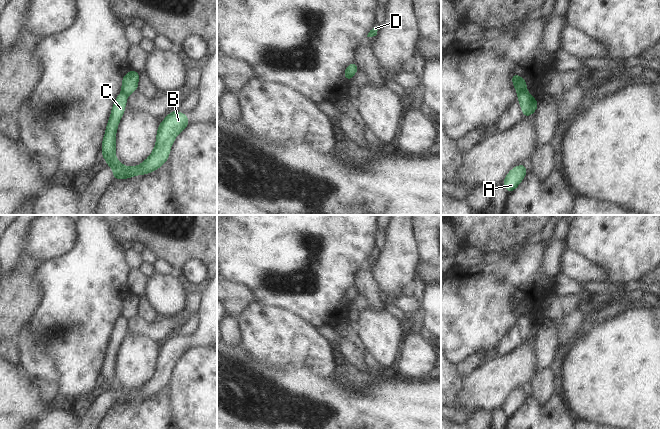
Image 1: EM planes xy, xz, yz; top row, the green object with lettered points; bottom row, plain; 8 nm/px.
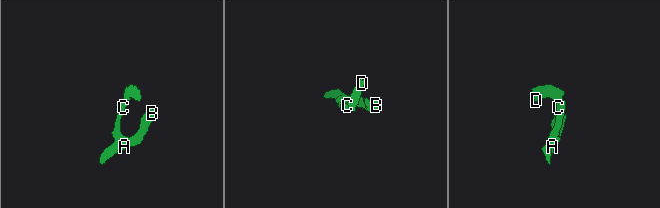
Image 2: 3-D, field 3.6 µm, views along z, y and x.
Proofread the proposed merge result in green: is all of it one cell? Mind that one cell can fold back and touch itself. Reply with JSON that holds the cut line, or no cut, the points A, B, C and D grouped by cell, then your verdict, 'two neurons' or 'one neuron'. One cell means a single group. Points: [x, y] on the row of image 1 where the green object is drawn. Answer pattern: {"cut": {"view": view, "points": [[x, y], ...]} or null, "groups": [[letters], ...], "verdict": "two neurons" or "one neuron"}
{"cut": {"view": "yz", "points": [[526, 91], [518, 96]]}, "groups": [["A", "B", "C"], ["D"]], "verdict": "two neurons"}

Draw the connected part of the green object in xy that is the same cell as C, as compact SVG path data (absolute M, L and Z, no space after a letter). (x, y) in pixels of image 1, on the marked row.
M121 92L114 101L102 140L101 153L103 160L107 161L106 166L113 169L113 180L129 179L156 171L167 162L177 135L190 125L187 114L173 110L159 123L156 143L148 158L135 167L125 166L116 158L115 147L116 132L124 115L126 103L127 96Z

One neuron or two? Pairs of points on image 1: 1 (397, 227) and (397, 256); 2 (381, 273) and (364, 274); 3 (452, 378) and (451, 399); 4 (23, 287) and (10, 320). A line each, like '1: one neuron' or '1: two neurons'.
1: one neuron
2: two neurons
3: one neuron
4: one neuron

